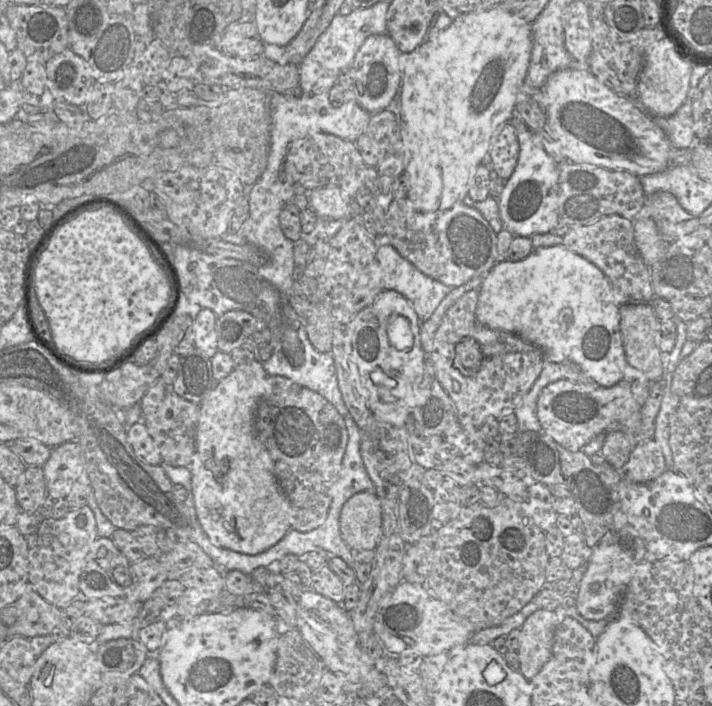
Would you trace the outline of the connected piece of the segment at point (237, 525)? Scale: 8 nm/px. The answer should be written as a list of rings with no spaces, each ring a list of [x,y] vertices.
[[[260,360],[234,369],[199,404],[196,447],[190,465],[197,518],[217,547],[257,555],[291,529],[291,505],[274,472],[273,461],[257,437],[255,409],[266,391],[268,374]]]

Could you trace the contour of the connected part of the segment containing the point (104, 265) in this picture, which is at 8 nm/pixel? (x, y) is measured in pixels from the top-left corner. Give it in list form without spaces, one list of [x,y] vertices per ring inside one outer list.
[[[101,207],[84,210],[75,219],[56,231],[48,247],[40,256],[35,269],[34,284],[31,291],[31,309],[37,329],[43,337],[51,339],[52,330],[54,342],[61,351],[81,361],[100,363],[118,355],[130,344],[135,335],[150,327],[168,302],[168,298],[169,284],[167,277],[155,260],[149,247],[140,236],[131,230],[119,214],[108,207]]]

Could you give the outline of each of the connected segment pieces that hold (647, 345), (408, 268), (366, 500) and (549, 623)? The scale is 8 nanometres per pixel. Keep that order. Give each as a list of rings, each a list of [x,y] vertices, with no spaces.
[[[650,303],[626,304],[620,310],[626,361],[651,382],[663,379],[665,374],[657,346],[659,321]]]
[[[389,243],[378,247],[376,258],[382,269],[383,288],[395,290],[408,299],[421,322],[428,320],[452,287],[421,272]]]
[[[359,492],[346,501],[340,531],[352,551],[376,549],[382,537],[382,510],[375,492]]]
[[[537,609],[520,628],[519,671],[531,680],[549,660],[554,632],[560,623],[555,611]]]

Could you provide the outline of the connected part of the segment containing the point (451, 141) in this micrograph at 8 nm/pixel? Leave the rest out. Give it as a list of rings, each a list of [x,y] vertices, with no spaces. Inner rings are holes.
[[[495,6],[488,10],[459,14],[447,28],[438,34],[434,41],[424,40],[417,49],[409,54],[405,63],[402,83],[400,82],[399,86],[398,108],[401,138],[406,148],[406,169],[404,173],[407,174],[409,181],[408,197],[419,212],[438,217],[443,211],[451,208],[455,203],[461,202],[468,195],[476,168],[488,156],[493,132],[500,124],[508,122],[512,115],[516,94],[527,76],[531,50],[532,24],[506,11],[501,6]]]

